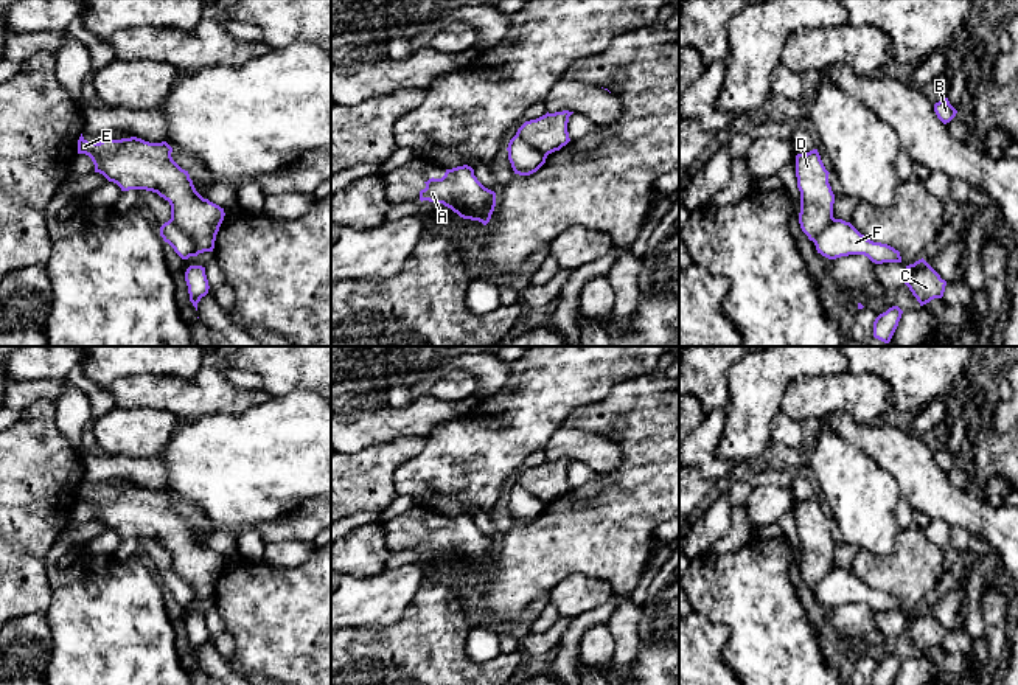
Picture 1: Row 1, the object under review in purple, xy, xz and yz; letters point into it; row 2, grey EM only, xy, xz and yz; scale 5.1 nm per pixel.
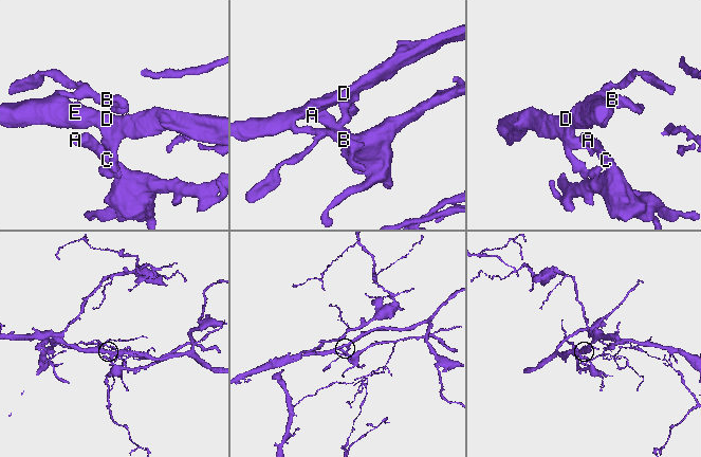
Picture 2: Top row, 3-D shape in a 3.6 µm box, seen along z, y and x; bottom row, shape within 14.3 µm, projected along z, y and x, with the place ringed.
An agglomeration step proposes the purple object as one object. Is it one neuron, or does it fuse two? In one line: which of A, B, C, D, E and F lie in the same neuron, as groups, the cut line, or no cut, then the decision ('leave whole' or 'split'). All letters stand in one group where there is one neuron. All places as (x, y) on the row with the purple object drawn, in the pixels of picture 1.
A C F / B D E | xy (170, 219), (191, 239), (191, 255) | split

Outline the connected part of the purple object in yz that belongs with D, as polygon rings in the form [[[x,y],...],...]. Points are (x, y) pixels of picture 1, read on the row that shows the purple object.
[[[818,149],[796,155],[796,177],[800,191],[799,224],[802,231],[813,242],[835,219],[835,194],[828,183],[828,174]]]

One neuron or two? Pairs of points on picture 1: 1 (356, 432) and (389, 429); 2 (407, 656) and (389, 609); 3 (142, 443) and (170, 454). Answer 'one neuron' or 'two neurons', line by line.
1: one neuron
2: two neurons
3: two neurons

